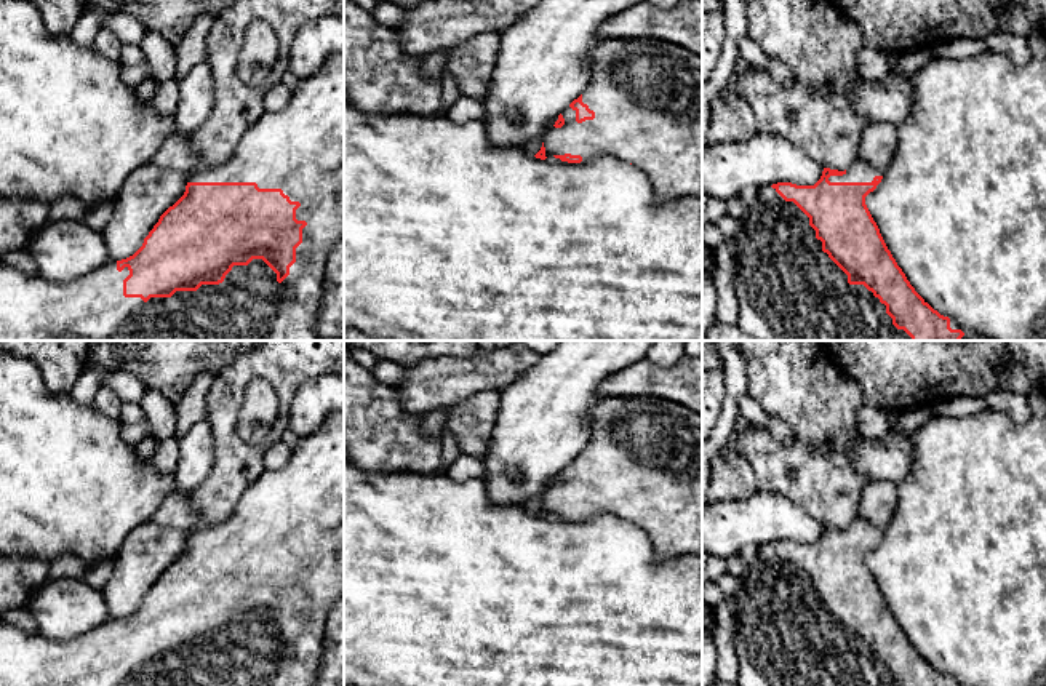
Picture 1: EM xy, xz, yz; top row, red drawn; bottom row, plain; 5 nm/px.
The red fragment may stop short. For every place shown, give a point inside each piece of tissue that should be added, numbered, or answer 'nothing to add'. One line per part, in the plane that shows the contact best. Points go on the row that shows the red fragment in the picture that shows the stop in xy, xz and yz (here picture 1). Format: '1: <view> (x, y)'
1: xy (299, 149)

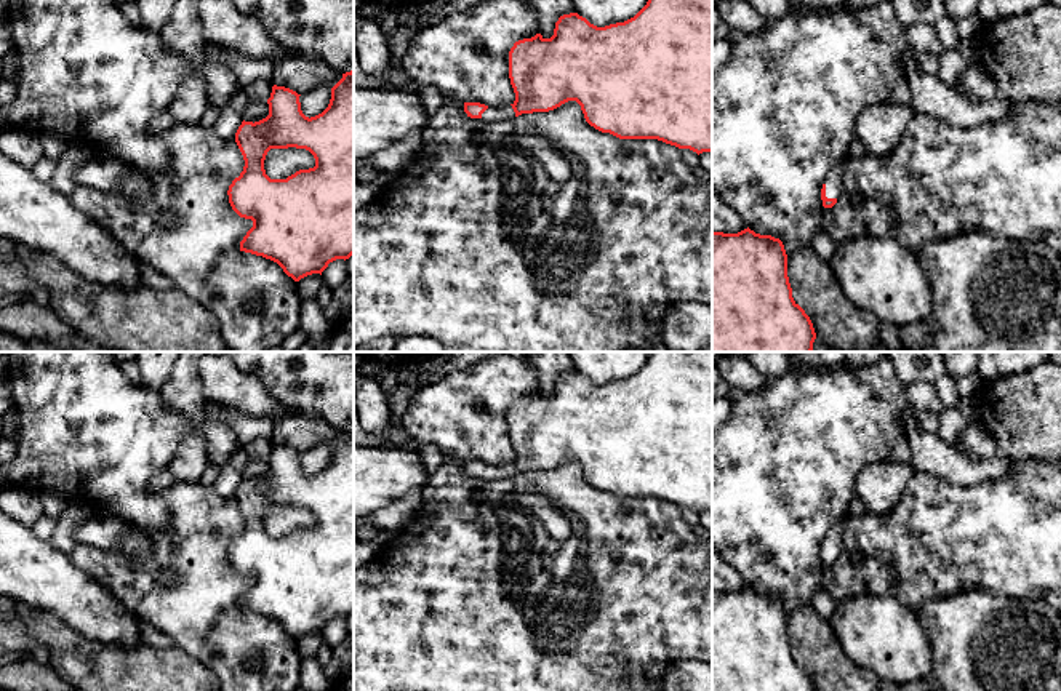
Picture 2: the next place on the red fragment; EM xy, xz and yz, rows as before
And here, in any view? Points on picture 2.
1: yz (834, 181)

